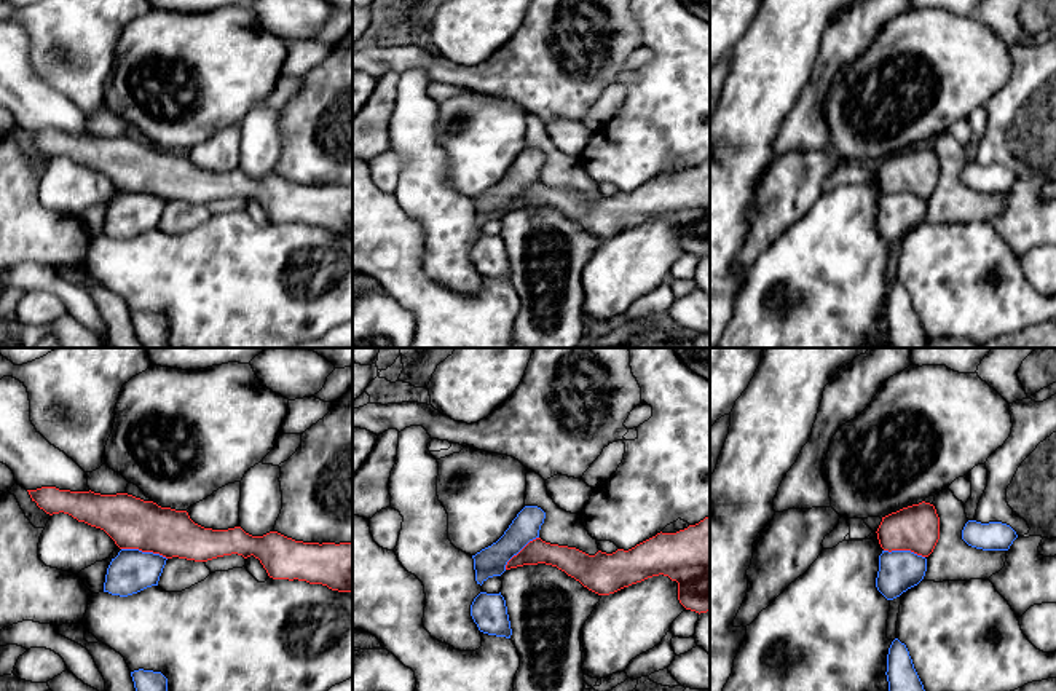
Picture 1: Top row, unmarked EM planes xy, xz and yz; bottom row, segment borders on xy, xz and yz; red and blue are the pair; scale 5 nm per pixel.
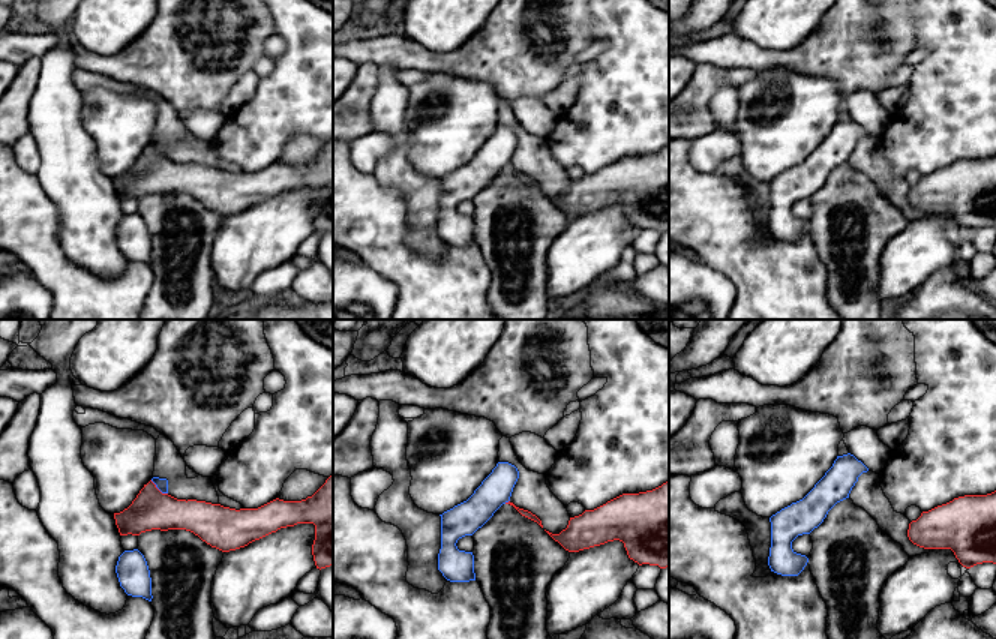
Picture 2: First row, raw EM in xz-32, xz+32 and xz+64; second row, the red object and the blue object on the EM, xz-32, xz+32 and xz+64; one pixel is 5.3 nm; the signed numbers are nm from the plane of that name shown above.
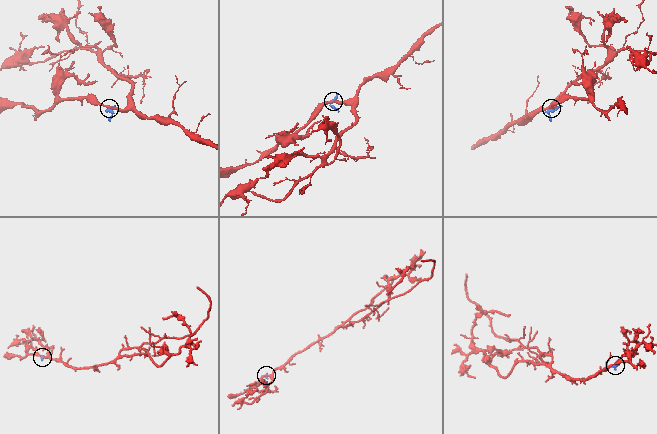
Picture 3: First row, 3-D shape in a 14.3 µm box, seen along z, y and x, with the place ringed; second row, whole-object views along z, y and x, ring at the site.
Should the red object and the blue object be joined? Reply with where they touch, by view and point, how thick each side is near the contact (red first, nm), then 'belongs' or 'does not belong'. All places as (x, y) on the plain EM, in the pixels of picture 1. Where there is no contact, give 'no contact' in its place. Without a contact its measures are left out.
xy (144, 193) | 260/220 nm | belongs

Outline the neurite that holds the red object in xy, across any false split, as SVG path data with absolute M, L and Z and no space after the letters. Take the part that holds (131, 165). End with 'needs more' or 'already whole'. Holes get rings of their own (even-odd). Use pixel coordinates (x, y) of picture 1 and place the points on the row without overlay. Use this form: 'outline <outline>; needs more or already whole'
outline M56 129L27 132L32 144L46 156L69 156L78 164L104 172L121 192L112 201L104 235L128 239L147 230L158 228L167 201L179 199L195 204L207 204L217 199L238 196L244 201L254 198L260 203L273 222L298 222L309 227L322 227L332 233L353 233L353 185L303 185L278 174L252 179L241 169L212 172L195 166L187 153L161 150L153 144L144 144L128 136L100 137L94 134L70 134Z; needs more

